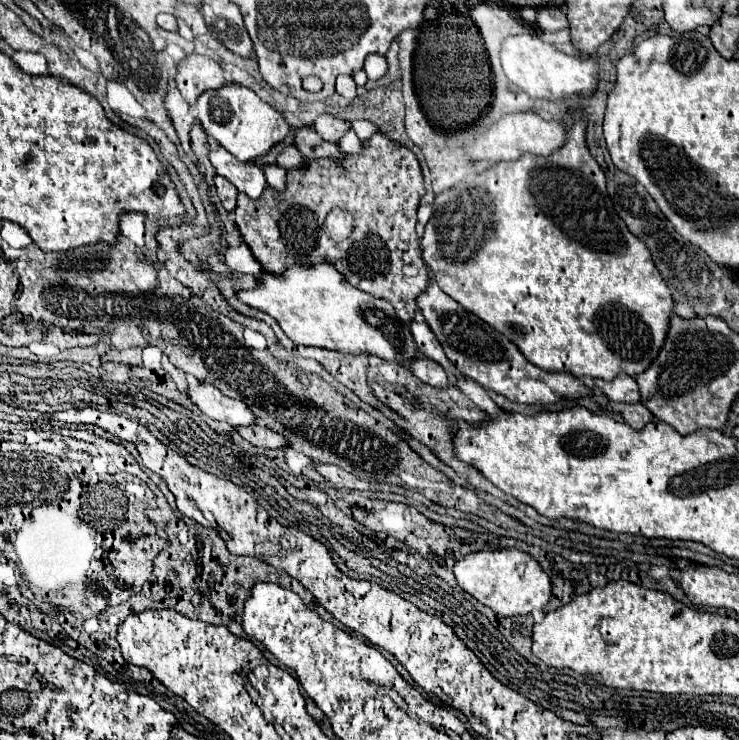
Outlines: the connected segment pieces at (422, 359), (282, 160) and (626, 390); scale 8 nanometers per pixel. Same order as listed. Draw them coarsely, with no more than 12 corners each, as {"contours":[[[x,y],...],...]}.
{"contours":[[[417,356],[411,372],[433,386],[447,386],[441,364]],[[291,146],[277,156],[277,166],[291,170],[301,168],[305,158]],[[617,376],[595,384],[613,402],[639,402],[633,376]]]}

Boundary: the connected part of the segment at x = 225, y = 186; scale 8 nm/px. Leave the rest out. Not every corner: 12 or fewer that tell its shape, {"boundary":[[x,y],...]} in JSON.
{"boundary":[[215,176],[217,196],[223,208],[235,208],[237,188],[229,180]]}

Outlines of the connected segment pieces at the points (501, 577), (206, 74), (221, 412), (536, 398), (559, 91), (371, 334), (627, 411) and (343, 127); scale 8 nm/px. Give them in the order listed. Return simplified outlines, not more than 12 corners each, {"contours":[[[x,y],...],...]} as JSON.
{"contours":[[[481,550],[459,586],[499,616],[545,610],[551,580],[521,550]],[[189,54],[177,64],[175,86],[189,104],[221,88],[221,66]],[[199,382],[185,392],[213,420],[255,424],[245,402]],[[429,272],[417,306],[449,362],[513,402],[591,390],[545,372],[449,298]],[[507,36],[501,66],[533,100],[595,92],[595,58]],[[331,264],[261,272],[237,298],[295,344],[409,362],[393,306]],[[625,404],[621,418],[643,428],[653,414],[639,404]],[[319,114],[313,130],[329,142],[337,142],[349,124]]]}

